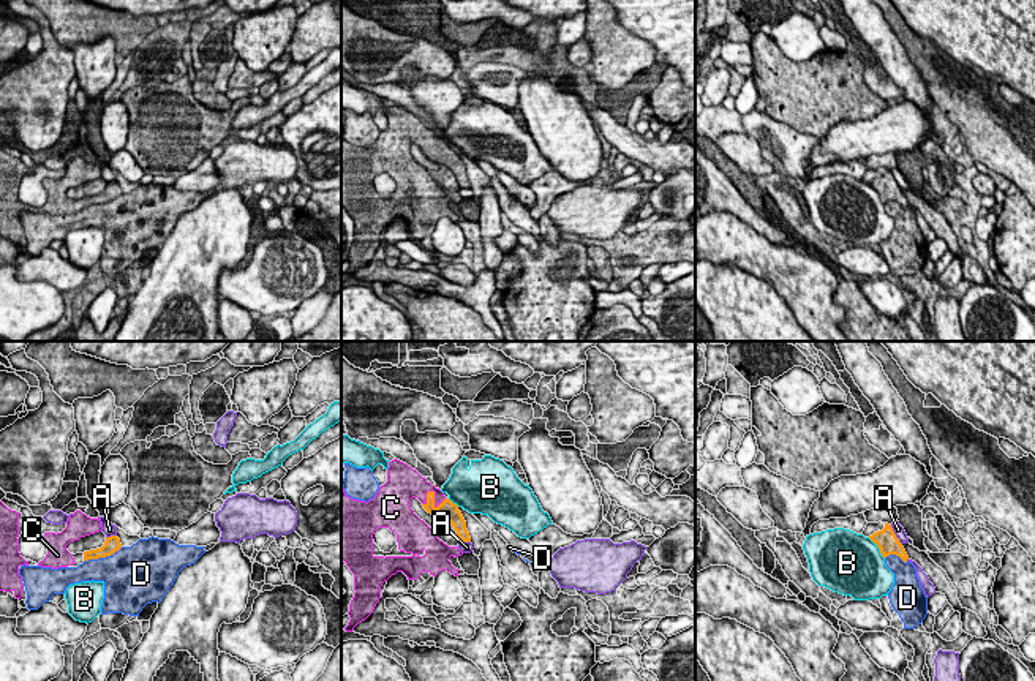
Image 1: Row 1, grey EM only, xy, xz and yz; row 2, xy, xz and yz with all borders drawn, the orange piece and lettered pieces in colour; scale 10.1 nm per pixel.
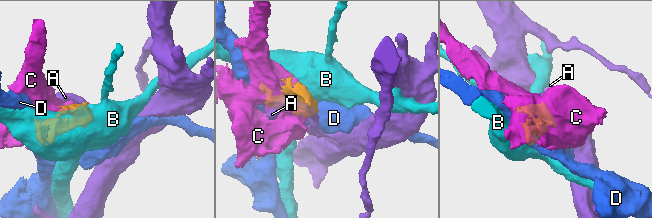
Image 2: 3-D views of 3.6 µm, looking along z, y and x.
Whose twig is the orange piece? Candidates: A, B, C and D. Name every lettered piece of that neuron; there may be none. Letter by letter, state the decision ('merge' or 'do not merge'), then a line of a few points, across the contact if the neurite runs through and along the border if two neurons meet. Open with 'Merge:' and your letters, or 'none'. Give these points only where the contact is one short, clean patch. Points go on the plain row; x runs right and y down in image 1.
Merge: C
A: do not merge; line yz (890, 171), (901, 190)
B: do not merge
C: merge
D: do not merge

